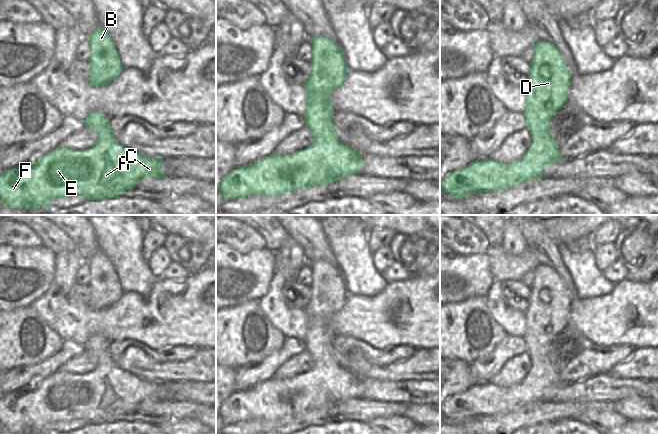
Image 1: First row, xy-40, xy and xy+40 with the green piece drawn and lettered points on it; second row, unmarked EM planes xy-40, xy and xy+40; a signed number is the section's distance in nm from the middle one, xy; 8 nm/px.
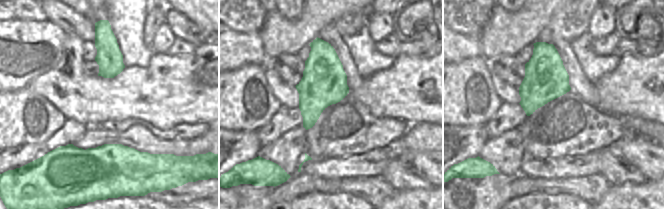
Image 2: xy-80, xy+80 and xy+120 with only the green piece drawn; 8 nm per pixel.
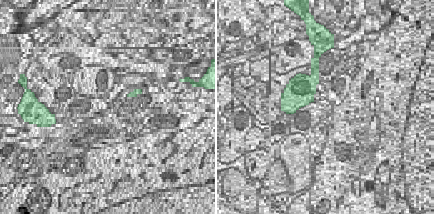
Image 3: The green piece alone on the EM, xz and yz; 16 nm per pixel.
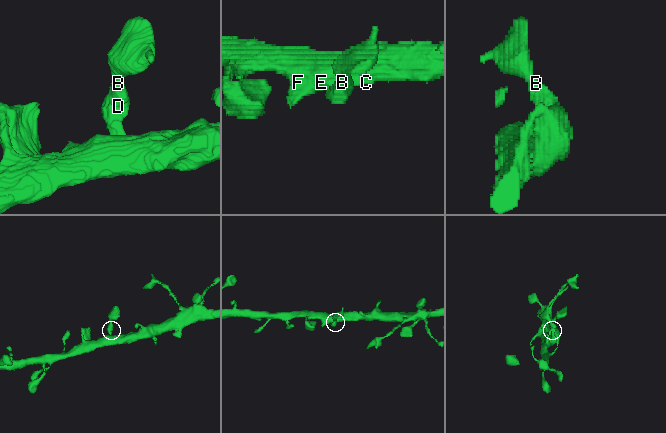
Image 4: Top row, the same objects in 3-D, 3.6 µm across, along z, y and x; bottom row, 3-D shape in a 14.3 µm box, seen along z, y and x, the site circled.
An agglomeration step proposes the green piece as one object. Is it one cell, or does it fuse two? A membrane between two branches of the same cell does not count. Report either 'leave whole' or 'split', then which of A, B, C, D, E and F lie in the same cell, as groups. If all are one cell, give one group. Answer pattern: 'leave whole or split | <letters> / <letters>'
leave whole | A B C D E F

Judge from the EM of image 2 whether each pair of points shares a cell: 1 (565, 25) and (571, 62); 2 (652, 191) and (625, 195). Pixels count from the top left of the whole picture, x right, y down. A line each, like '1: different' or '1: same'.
1: different
2: same

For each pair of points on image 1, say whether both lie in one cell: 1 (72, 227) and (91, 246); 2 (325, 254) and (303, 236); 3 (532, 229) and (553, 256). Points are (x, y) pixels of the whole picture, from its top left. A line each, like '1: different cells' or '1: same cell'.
1: same cell
2: same cell
3: same cell

